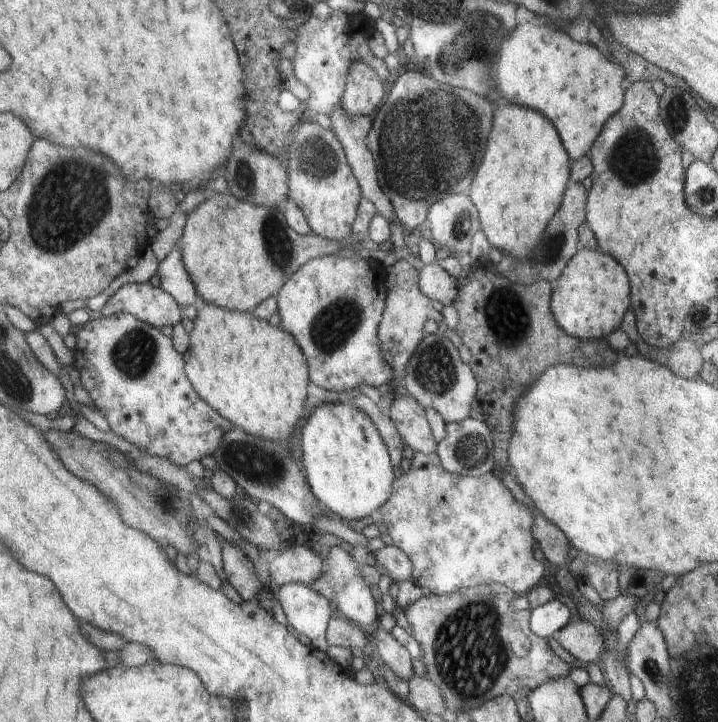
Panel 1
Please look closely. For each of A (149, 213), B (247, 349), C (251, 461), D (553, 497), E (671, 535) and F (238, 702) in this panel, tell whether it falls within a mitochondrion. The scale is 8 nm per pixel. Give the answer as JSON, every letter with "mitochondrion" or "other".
{"A":"other","B":"other","C":"mitochondrion","D":"other","E":"other","F":"other"}

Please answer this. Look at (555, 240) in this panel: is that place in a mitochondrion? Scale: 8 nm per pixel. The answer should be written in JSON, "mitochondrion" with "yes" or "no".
{"mitochondrion":"yes"}

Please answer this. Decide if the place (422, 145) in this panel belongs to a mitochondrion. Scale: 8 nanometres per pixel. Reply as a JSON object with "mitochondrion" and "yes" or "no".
{"mitochondrion":"yes"}

